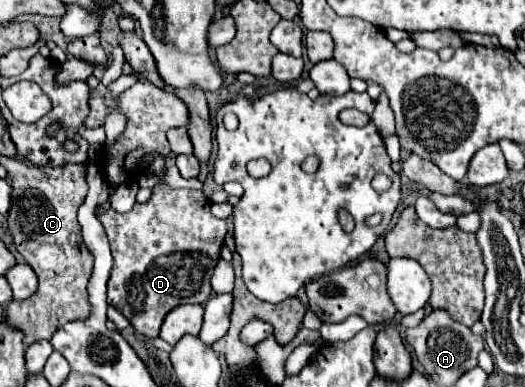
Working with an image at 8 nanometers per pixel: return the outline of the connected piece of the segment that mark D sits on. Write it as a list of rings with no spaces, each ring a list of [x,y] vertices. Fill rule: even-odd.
[[[159,184],[153,188],[151,200],[145,204],[135,204],[131,212],[119,214],[109,208],[97,218],[109,236],[113,254],[113,268],[107,282],[107,302],[121,310],[139,334],[157,338],[163,318],[171,308],[177,304],[205,304],[211,296],[209,278],[227,234],[227,224],[211,214],[211,200],[203,194],[203,190],[175,190]]]

